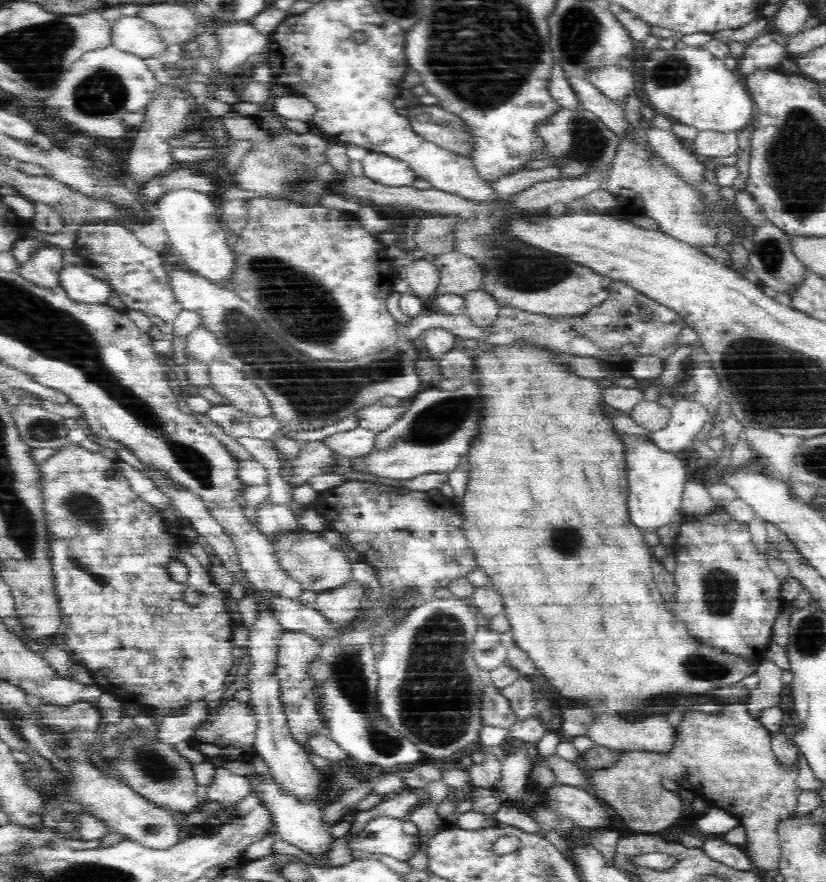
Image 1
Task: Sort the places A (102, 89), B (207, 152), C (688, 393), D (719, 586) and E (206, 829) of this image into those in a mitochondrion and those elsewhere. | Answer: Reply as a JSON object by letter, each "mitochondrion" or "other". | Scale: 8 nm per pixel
{"A":"mitochondrion","B":"other","C":"other","D":"mitochondrion","E":"other"}

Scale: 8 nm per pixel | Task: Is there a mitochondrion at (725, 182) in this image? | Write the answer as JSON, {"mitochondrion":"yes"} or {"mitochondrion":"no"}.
{"mitochondrion":"no"}

